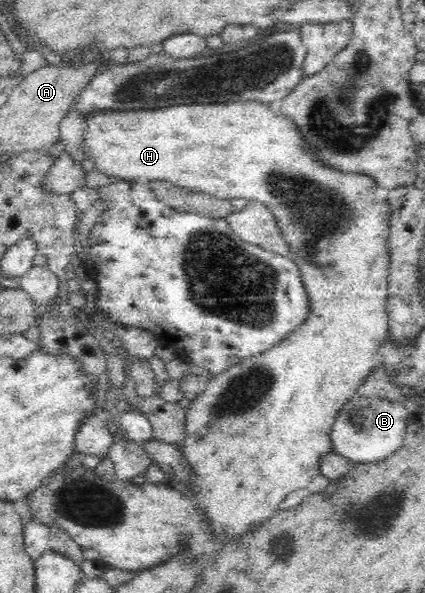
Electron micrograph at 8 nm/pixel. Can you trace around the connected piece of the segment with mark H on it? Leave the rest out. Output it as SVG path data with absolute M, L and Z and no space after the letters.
M238 100L227 102L195 103L174 105L170 109L154 109L139 111L92 113L88 115L84 127L84 143L82 148L85 156L94 160L95 168L106 174L106 176L119 177L124 180L136 179L149 182L151 180L166 180L173 184L184 186L190 191L198 193L208 193L222 200L254 199L260 204L266 205L267 209L274 214L278 227L288 244L288 255L300 271L301 283L303 283L305 295L307 295L308 311L302 325L296 326L288 332L280 341L274 342L268 349L257 354L250 354L236 365L225 369L222 373L210 378L202 393L197 398L191 400L187 407L188 414L186 420L186 434L188 439L180 445L180 450L188 456L190 466L194 468L196 477L192 481L190 491L192 499L204 508L210 524L214 526L212 530L218 530L220 534L226 534L226 543L235 540L238 536L252 530L252 525L264 521L264 517L270 517L278 510L286 496L297 489L307 488L309 482L320 475L320 461L324 455L333 452L332 449L332 427L341 413L341 409L364 383L376 368L380 366L380 347L386 343L388 337L388 313L386 313L386 301L388 301L388 267L390 267L390 219L392 219L392 205L388 199L380 199L376 195L378 182L374 176L364 173L353 173L353 171L343 171L339 167L333 167L320 159L310 143L306 141L304 133L300 127L288 117L280 113L272 113L274 105L260 100Z

